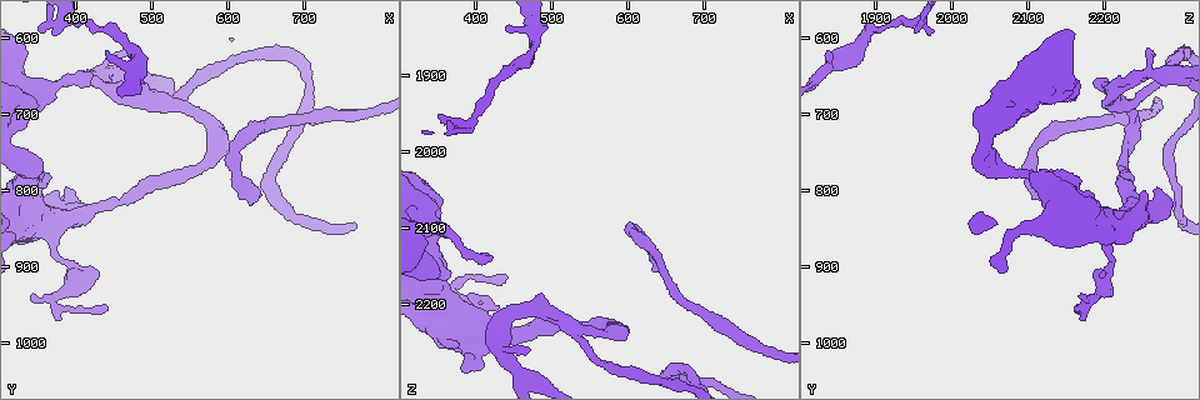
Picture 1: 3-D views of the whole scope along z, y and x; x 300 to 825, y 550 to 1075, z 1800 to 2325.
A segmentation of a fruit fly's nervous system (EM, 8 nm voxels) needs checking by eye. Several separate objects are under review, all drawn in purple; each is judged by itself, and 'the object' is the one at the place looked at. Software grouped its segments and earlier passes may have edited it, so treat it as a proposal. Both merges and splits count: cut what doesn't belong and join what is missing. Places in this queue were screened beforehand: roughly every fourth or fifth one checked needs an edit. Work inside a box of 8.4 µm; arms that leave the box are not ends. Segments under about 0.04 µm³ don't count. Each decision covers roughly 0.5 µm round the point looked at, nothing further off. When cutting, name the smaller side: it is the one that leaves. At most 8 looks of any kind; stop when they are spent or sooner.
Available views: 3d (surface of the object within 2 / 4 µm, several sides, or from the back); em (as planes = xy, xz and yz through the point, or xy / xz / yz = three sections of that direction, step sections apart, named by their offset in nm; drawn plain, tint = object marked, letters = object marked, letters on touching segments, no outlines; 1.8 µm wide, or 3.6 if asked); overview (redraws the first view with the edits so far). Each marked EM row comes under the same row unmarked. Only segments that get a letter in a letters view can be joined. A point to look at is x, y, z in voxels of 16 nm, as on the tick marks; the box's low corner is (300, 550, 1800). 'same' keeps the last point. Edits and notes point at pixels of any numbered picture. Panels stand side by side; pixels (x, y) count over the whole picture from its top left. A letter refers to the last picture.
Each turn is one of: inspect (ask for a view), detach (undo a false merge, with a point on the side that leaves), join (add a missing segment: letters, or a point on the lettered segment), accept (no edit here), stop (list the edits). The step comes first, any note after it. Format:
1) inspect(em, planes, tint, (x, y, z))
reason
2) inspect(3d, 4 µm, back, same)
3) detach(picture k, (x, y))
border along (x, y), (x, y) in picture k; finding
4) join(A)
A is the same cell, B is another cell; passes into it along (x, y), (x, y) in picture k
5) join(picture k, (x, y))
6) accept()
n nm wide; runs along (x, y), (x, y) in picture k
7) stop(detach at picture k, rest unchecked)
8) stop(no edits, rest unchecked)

inspect(3d, 2 µm, back, (395, 910, 2205))
sharp bend

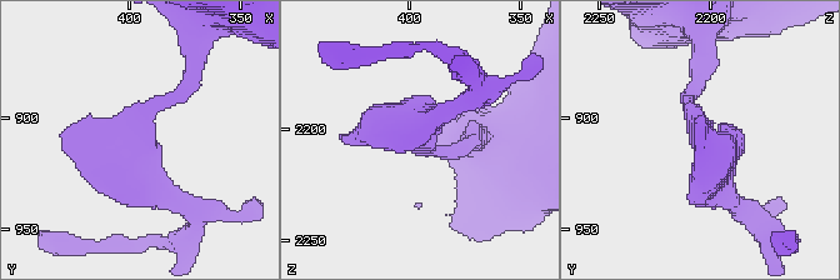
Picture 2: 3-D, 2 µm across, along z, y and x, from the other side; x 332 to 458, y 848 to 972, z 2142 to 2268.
inspect(em, planes, letters, (392, 911, 2204))
need the tissue

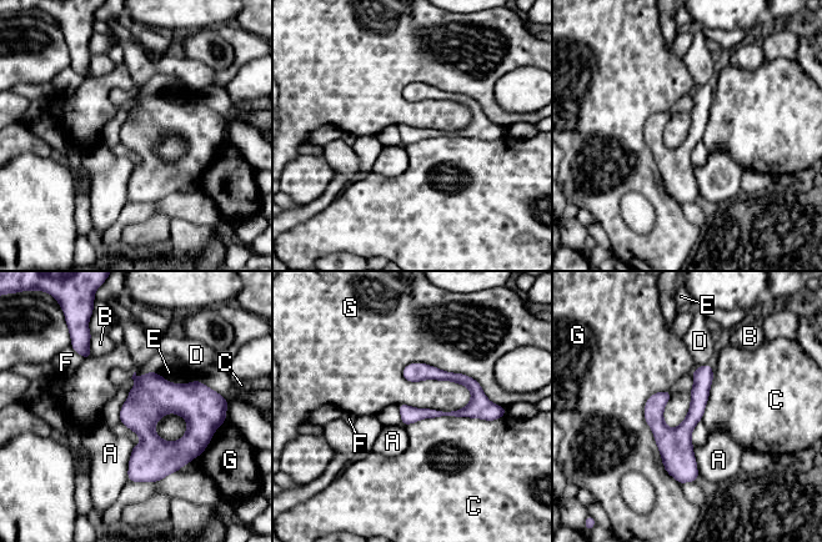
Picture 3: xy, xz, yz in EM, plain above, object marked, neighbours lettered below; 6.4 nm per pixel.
accept()
G touches over 650 nm; A, B, C, D, E, F and G are other cells; runs along (706, 367), (682, 432), (682, 480) in picture 3; continuous, no second cell

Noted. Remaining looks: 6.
inspect(3d, 2 µm, (350, 680, 2145))

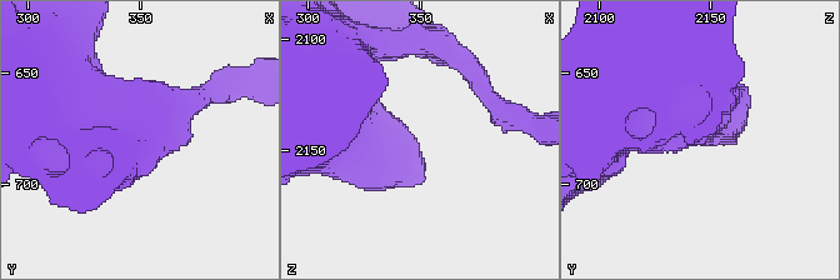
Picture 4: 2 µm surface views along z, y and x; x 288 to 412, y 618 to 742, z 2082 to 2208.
inspect(em, 3.6 µm, planes, letters, (347, 680, 2147))

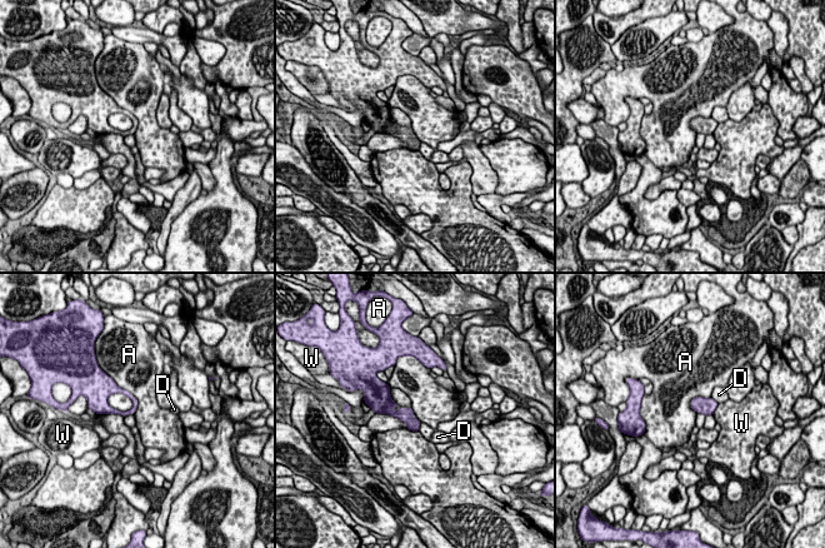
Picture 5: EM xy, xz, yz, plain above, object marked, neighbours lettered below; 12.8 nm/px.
accept()
A, D and W are other cells; border along (111, 377), (136, 399), (134, 414) in picture 5; none of them fits

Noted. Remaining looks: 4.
inspect(3d, 2 µm, (420, 655, 2230))
sharp bend

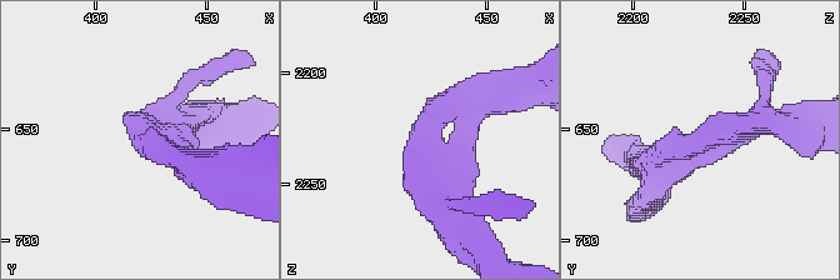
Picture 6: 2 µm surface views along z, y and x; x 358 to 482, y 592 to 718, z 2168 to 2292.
inspect(em, planes, tint, (421, 654, 2231))
arms of 220, 280 nm

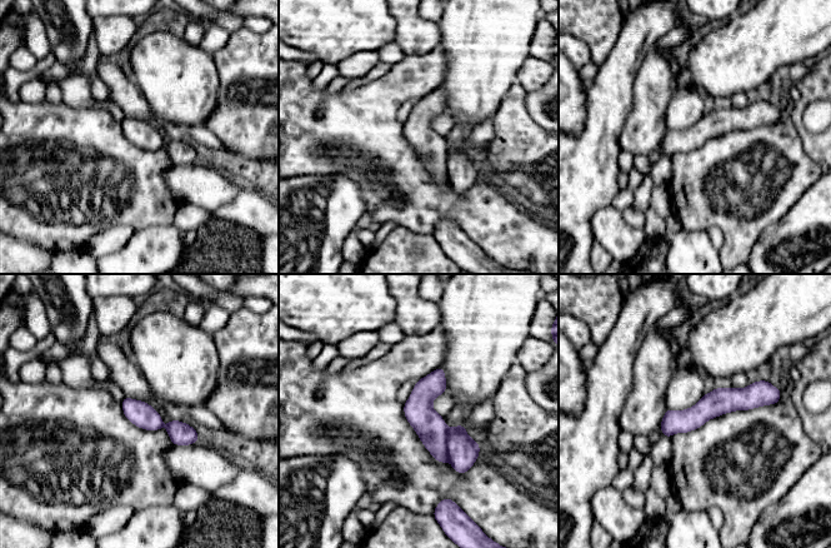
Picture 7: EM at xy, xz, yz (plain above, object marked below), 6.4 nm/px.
inspect(em, planes, letters, same)

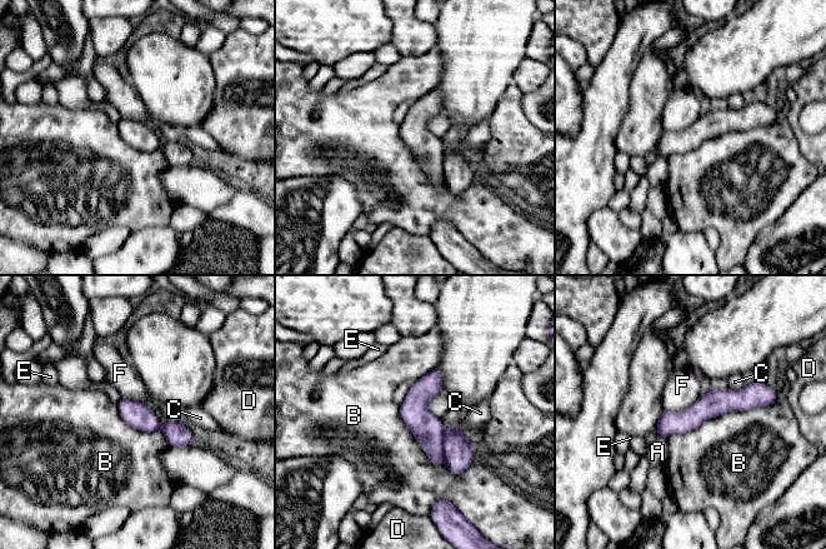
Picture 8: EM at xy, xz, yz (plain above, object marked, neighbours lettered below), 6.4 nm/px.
accept()
160 nm wide; A, B, C, D, E and F are other cells; border along (121, 397), (146, 405), (163, 428) in picture 8; one cell here

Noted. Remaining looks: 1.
stop(no edits, rest unchecked)

